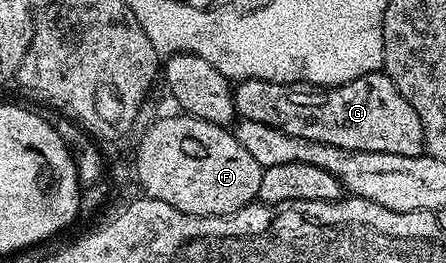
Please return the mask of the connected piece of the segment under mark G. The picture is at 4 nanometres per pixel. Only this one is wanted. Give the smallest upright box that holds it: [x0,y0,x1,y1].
[235,71,424,157]

